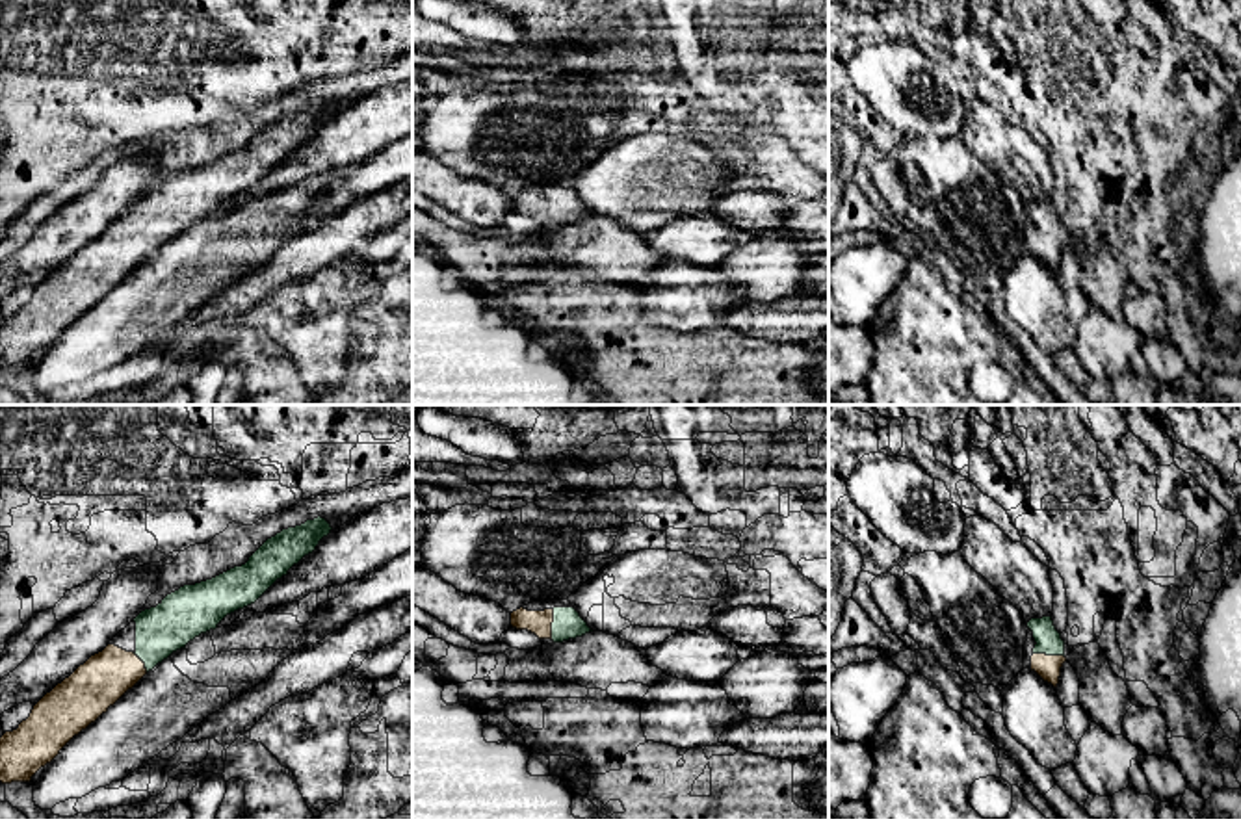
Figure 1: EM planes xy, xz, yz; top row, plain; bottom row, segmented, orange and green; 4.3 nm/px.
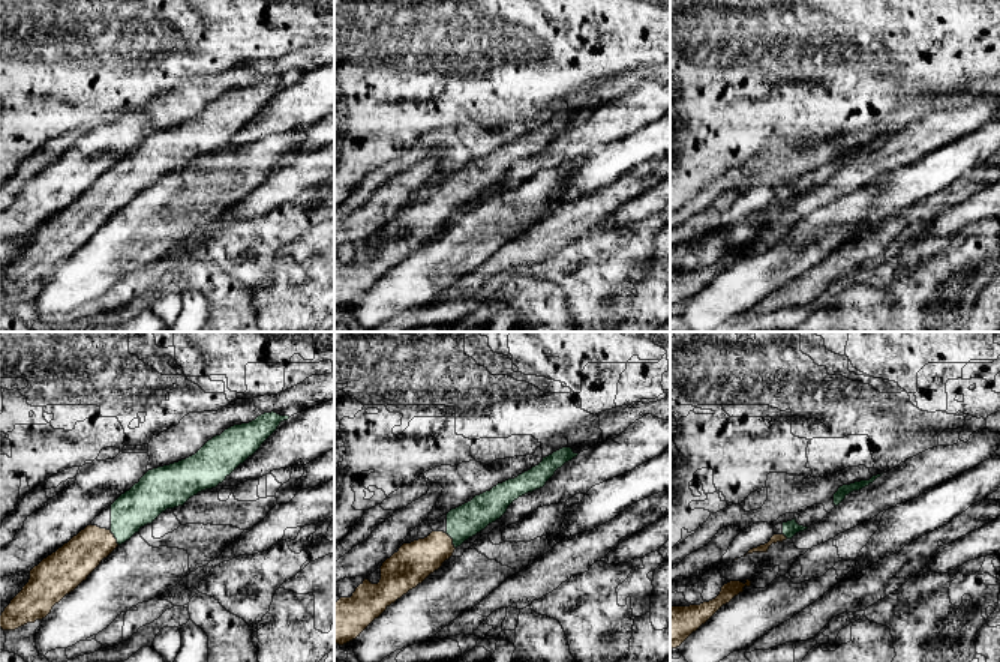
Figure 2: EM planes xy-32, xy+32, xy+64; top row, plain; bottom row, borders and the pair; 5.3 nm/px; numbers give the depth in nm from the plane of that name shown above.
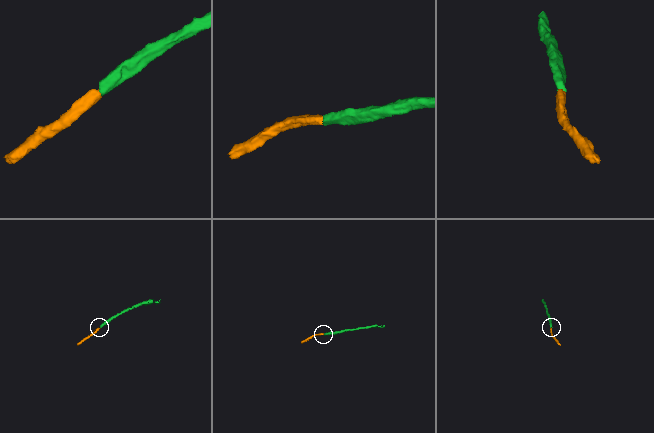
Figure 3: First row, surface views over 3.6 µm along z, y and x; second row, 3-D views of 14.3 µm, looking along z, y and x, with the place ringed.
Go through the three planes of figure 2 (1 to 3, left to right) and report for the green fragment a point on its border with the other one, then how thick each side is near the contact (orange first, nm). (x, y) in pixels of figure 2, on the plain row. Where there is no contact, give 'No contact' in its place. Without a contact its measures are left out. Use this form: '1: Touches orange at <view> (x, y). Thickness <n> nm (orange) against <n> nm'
1: Touches orange at xy-32 (113, 200). Thickness 220 nm (orange) against 220 nm
2: Touches orange at xy+32 (452, 204). Thickness 220 nm (orange) against 180 nm
3: Touches orange at xy+64 (784, 200). Thickness 50 nm (orange) against 80 nm

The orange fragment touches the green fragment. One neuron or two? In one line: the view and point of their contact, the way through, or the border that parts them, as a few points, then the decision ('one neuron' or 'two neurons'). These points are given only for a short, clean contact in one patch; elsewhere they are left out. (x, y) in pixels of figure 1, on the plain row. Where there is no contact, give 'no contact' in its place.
meets orange in yz at (1048, 240); runs through yz (1048, 251), (1048, 240), (1048, 223); one neuron

